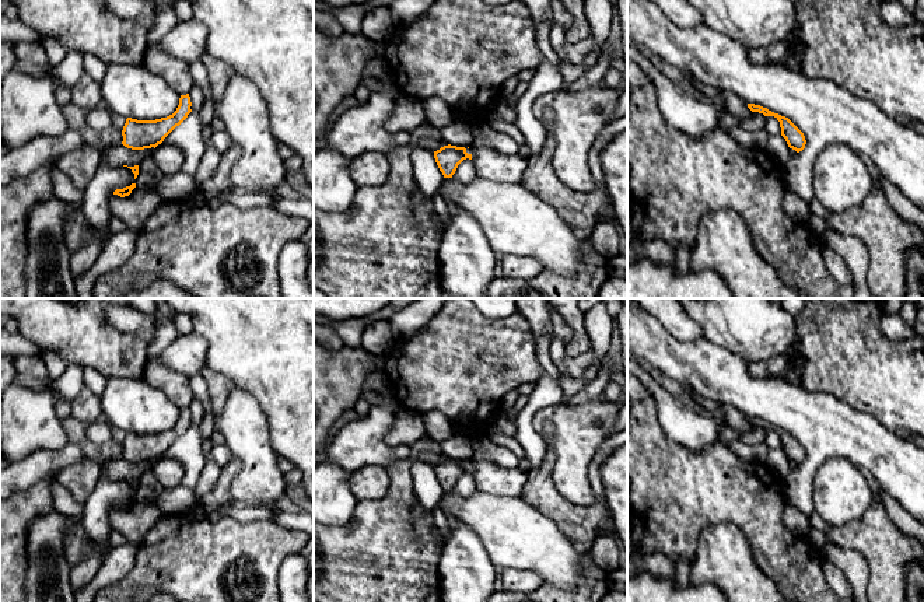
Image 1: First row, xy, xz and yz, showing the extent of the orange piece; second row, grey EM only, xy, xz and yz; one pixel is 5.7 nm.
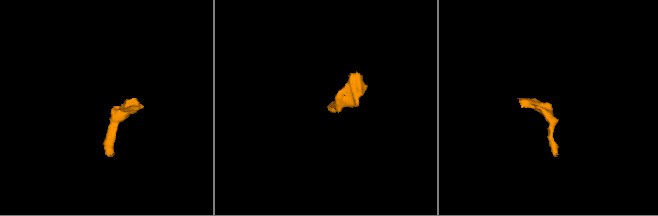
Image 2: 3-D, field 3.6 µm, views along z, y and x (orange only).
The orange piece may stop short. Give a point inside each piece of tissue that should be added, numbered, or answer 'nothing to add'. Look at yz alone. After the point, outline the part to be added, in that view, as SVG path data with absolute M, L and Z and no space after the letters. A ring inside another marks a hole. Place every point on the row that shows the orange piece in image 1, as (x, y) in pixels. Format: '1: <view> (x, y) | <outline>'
nothing to add

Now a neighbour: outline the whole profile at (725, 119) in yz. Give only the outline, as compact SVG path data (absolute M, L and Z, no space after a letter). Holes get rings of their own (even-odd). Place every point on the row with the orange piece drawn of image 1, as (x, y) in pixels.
M724 109L718 115L718 127L731 129L735 126L739 126L739 119L729 113L727 109Z

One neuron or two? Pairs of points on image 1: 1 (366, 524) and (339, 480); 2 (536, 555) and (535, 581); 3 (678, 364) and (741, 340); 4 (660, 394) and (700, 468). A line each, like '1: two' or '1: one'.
1: two
2: two
3: two
4: two

